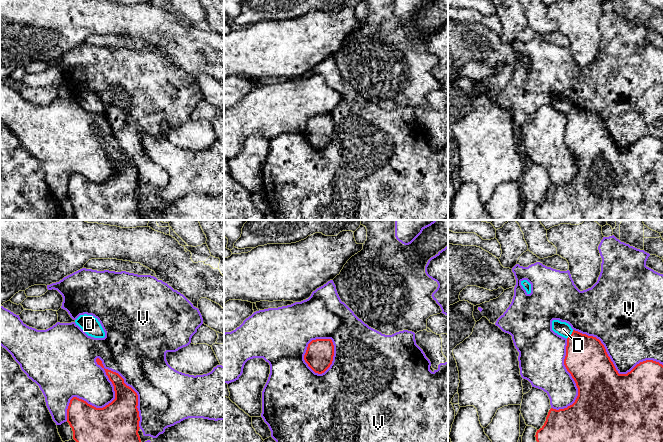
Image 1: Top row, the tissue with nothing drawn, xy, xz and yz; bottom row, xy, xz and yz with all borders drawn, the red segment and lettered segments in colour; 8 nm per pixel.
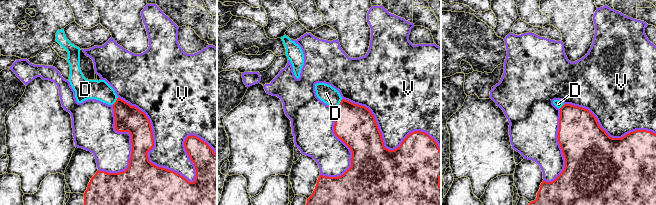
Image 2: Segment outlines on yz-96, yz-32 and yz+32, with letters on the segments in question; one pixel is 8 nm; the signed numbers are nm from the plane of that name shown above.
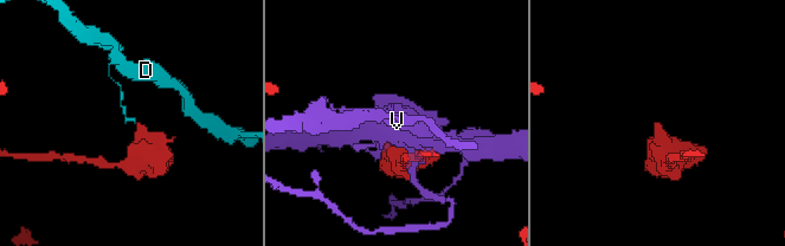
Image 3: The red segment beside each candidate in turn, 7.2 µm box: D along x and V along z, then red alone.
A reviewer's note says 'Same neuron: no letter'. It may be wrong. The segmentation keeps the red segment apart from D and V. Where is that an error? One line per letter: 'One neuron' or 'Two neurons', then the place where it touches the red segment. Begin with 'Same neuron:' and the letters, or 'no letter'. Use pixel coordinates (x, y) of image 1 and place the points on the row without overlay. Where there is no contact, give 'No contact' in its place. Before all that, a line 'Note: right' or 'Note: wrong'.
Note: right
Same neuron: no letter
D: Two neurons. Touches red at yz (571, 110)
V: Two neurons. Touches red at xy (114, 175)

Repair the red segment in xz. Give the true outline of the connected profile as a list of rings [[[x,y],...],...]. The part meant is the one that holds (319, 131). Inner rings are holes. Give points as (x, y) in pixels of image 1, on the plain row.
[[[331,115],[312,116],[307,123],[304,136],[318,150],[324,149],[332,140],[334,121]]]

